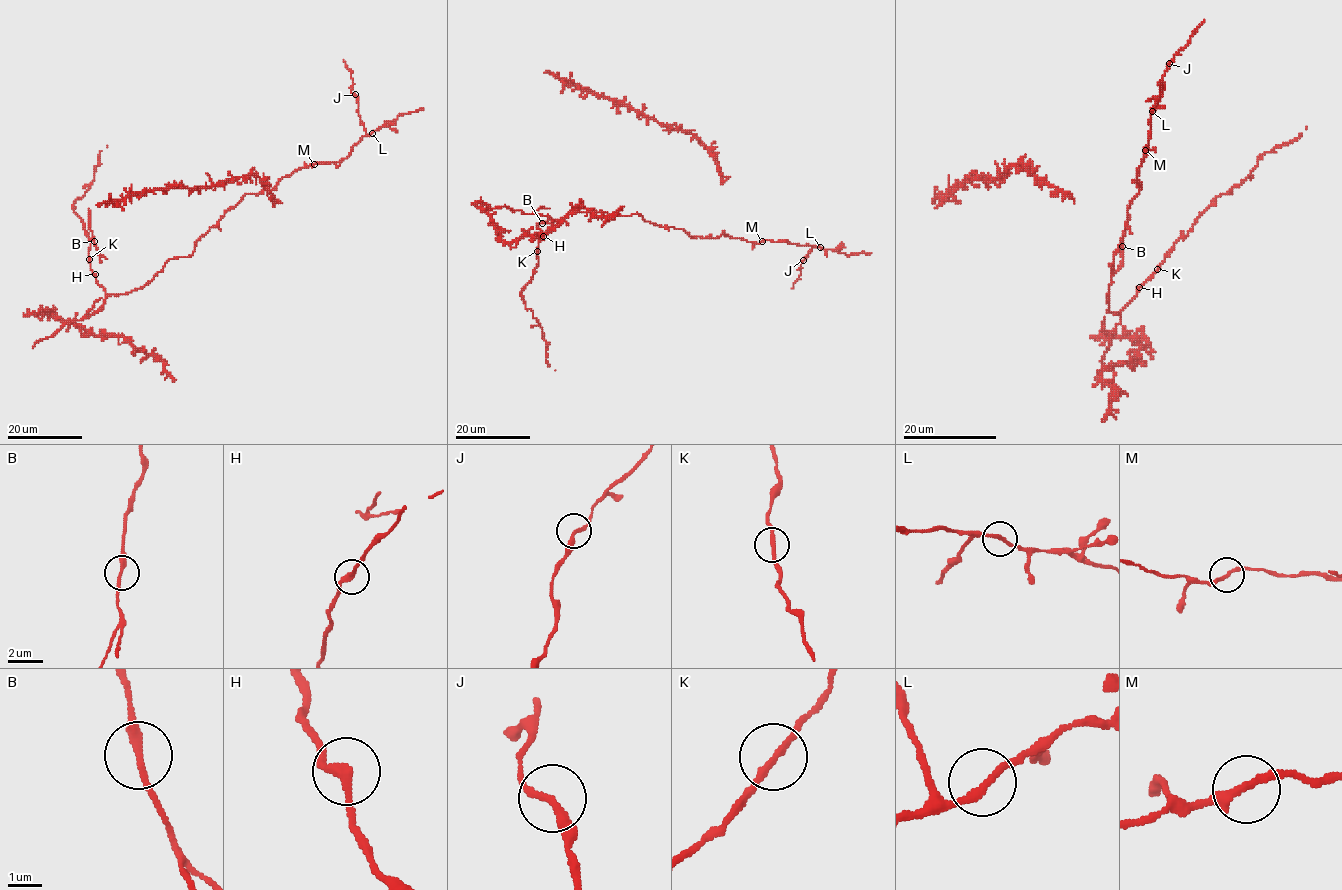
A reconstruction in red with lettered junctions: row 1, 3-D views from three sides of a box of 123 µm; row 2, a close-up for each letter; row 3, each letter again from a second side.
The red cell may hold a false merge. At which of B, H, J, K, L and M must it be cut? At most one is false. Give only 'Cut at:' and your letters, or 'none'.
Cut at: none

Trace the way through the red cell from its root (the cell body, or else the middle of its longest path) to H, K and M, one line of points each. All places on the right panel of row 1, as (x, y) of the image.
H: (1126, 232), (1111, 264), (1108, 310), (1119, 314), (1137, 293), (1138, 287)
K: (1126, 232), (1111, 264), (1108, 310), (1119, 314), (1157, 269)
M: (1126, 232), (1129, 204), (1141, 187), (1137, 170), (1148, 153), (1145, 150)

